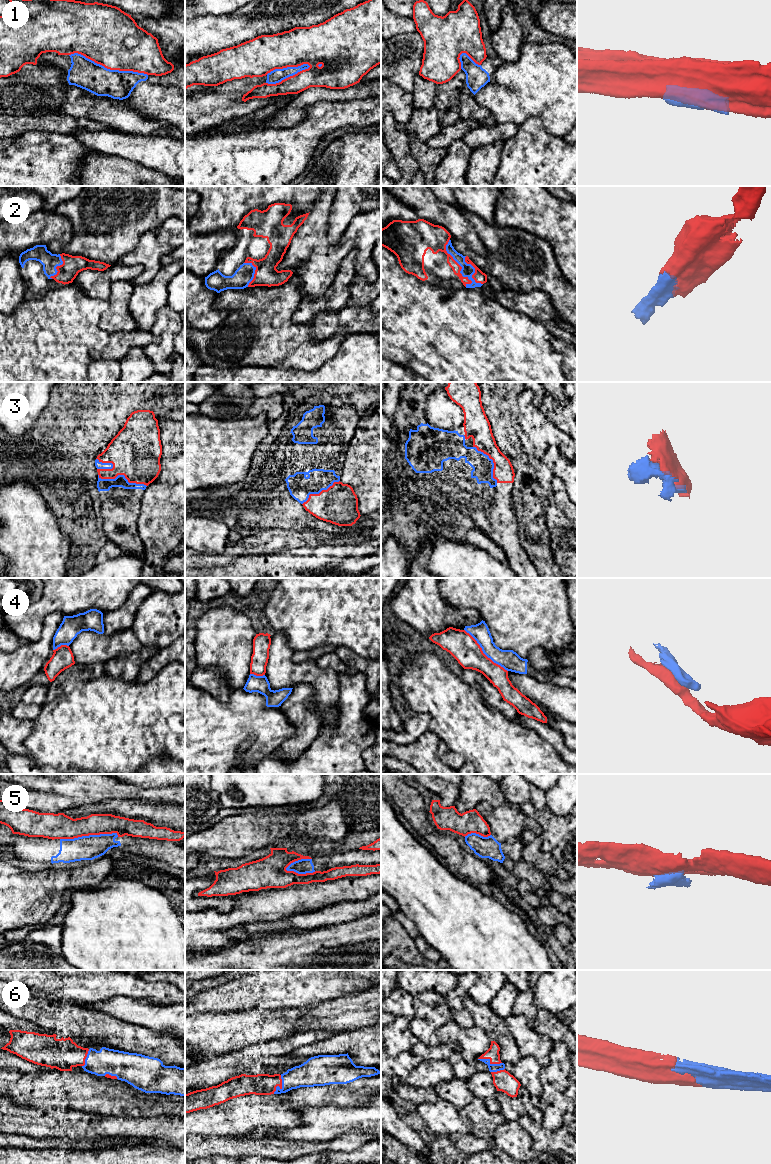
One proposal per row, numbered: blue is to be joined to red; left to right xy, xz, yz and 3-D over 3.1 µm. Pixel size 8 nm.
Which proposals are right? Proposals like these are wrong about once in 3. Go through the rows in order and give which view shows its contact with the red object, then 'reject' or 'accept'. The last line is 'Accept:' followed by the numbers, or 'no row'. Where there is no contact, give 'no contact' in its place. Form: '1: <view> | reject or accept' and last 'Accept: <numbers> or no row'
1: xz | reject
2: yz | accept
3: xy | accept
4: yz | reject
5: xy | reject
6: yz | accept
Accept: 2, 3, 6

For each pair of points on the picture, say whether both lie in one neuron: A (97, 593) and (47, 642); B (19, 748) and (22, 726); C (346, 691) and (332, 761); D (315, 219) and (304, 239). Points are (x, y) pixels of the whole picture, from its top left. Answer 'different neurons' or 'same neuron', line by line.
A: different neurons
B: same neuron
C: same neuron
D: same neuron

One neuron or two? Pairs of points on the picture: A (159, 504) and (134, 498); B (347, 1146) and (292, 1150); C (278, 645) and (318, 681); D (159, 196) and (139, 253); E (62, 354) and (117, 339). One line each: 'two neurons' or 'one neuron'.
A: two neurons
B: one neuron
C: one neuron
D: two neurons
E: two neurons

